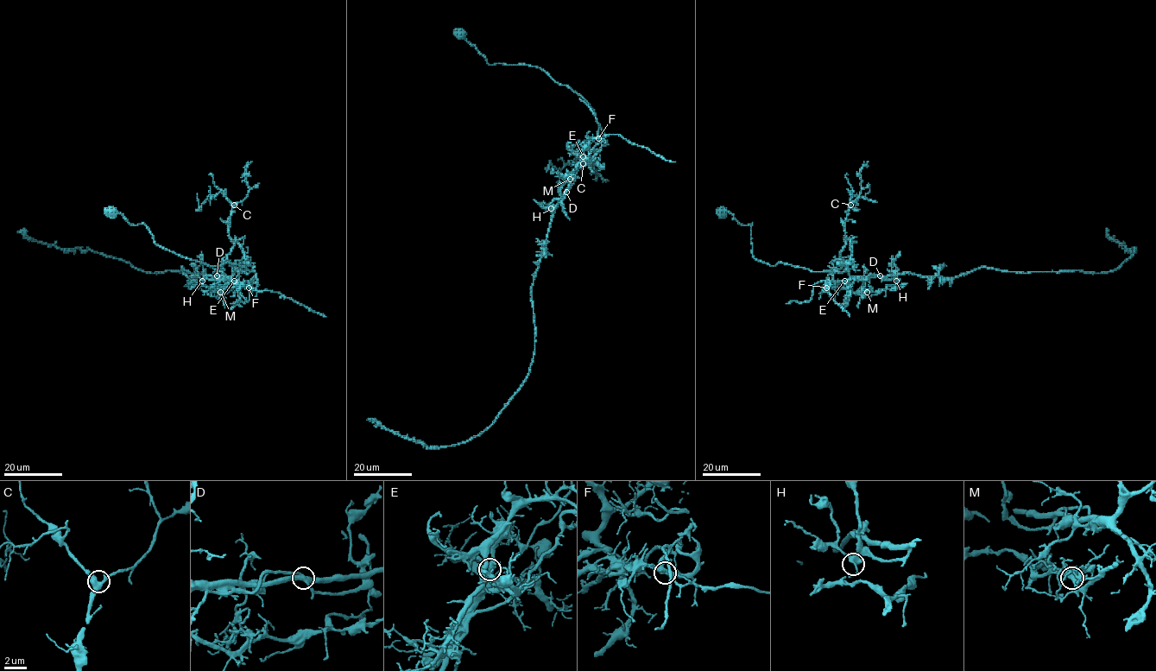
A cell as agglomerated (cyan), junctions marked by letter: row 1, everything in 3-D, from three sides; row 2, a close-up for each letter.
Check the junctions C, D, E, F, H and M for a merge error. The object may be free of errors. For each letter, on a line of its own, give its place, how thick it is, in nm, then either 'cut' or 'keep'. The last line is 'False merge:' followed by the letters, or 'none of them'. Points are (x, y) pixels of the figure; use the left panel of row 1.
C: at (234, 205); 400 nm thick; keep
D: at (217, 275); 400 nm thick; cut
E: at (234, 281); 360 nm thick; keep
F: at (249, 288); 360 nm thick; keep
H: at (202, 281); 300 nm thick; keep
M: at (220, 292); 400 nm thick; keep
False merge: D

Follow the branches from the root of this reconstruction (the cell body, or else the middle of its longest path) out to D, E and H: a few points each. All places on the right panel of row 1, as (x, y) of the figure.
D: (721, 212), (752, 224), (754, 257), (772, 266), (781, 262), (812, 271), (846, 270), (852, 277), (880, 275)
E: (721, 212), (752, 224), (754, 259), (772, 266), (781, 262), (812, 271), (846, 270), (849, 278), (844, 281)
H: (721, 212), (752, 224), (754, 257), (772, 266), (781, 262), (896, 281)

